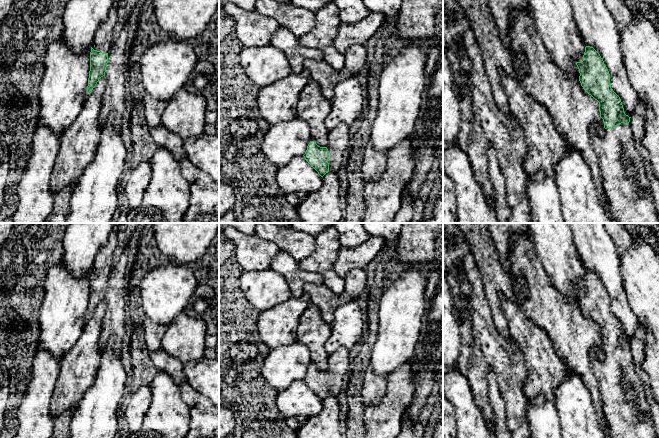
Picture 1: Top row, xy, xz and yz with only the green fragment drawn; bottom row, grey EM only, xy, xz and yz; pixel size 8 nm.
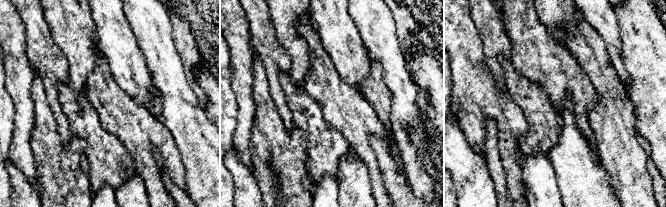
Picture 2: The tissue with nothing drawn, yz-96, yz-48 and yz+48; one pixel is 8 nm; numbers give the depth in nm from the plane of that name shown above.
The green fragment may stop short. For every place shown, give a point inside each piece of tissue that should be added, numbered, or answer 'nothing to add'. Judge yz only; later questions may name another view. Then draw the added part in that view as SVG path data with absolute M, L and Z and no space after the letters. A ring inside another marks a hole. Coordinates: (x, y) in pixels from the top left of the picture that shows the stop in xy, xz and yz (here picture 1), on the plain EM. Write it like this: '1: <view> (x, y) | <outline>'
1: yz (614, 369) | M599 341L599 351L602 359L593 357L592 367L611 436L657 438L643 385L635 372L631 347L605 353L603 343ZM626 382L636 395L634 402L627 398Z

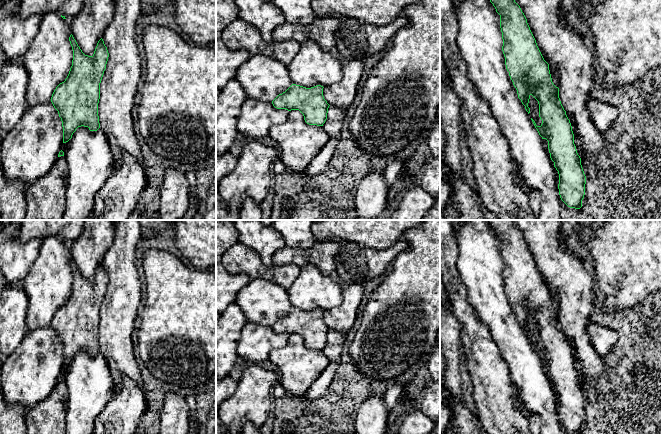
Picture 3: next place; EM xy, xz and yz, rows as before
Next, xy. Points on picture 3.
nothing to add

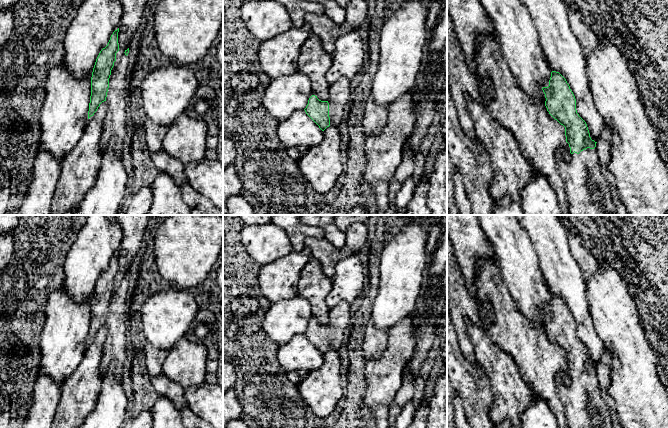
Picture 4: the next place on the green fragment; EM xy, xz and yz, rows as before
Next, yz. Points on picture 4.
1: yz (580, 394) | M565 366L565 376L568 384L559 382L558 392L568 428L613 428L608 407L601 397L597 372L587 372L579 378L571 378L569 368ZM592 407L602 420L600 427L593 423Z

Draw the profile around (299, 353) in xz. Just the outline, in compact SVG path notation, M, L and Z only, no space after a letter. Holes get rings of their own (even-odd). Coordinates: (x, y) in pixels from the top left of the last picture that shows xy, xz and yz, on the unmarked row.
M297 334L287 344L279 346L277 358L286 372L305 370L309 373L324 362L323 355L305 334Z

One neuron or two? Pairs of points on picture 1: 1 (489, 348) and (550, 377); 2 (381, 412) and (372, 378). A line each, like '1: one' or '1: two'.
1: two
2: two

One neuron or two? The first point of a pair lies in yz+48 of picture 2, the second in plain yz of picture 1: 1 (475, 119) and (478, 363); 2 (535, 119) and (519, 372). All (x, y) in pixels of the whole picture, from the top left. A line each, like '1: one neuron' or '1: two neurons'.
1: one neuron
2: two neurons

